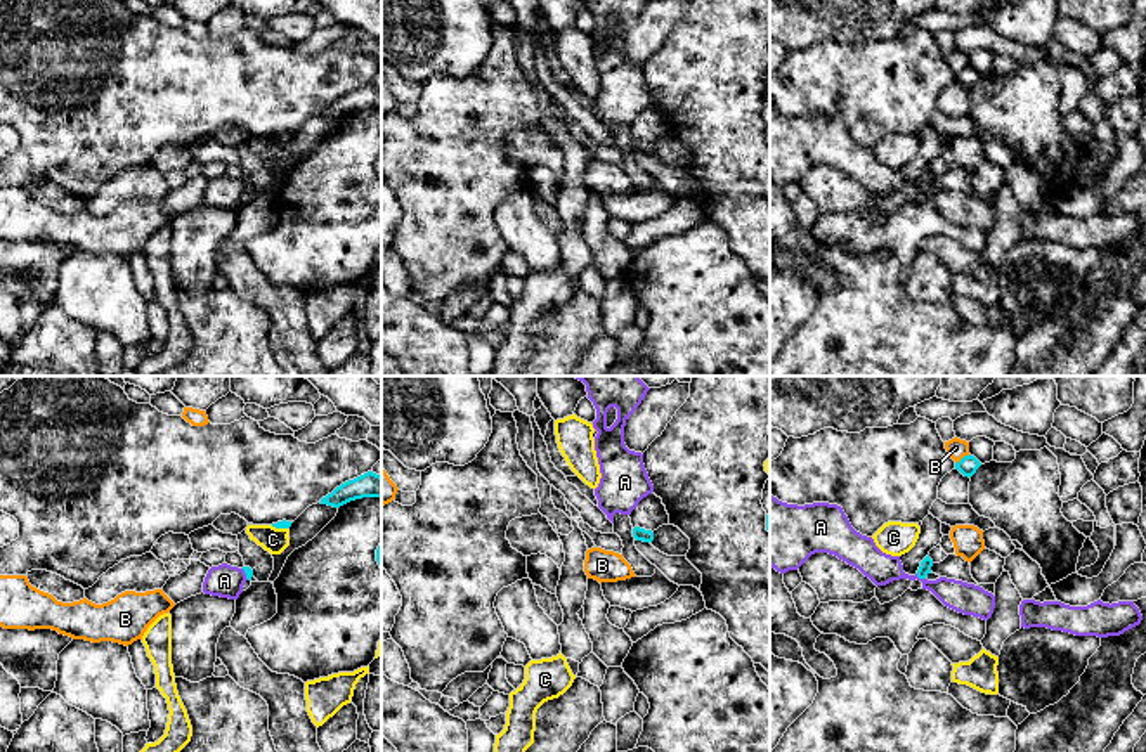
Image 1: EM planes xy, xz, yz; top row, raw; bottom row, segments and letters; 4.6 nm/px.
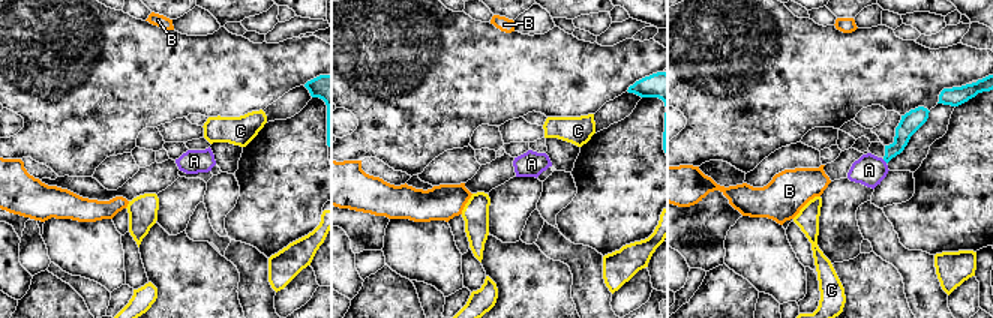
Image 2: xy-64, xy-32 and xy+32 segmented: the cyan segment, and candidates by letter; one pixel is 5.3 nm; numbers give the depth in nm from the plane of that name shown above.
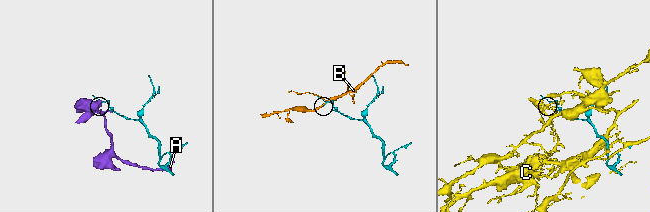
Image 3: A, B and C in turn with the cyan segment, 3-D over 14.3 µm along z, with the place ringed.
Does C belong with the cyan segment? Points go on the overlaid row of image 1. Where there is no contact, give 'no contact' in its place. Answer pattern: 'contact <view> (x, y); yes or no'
contact xy (279, 527); no

